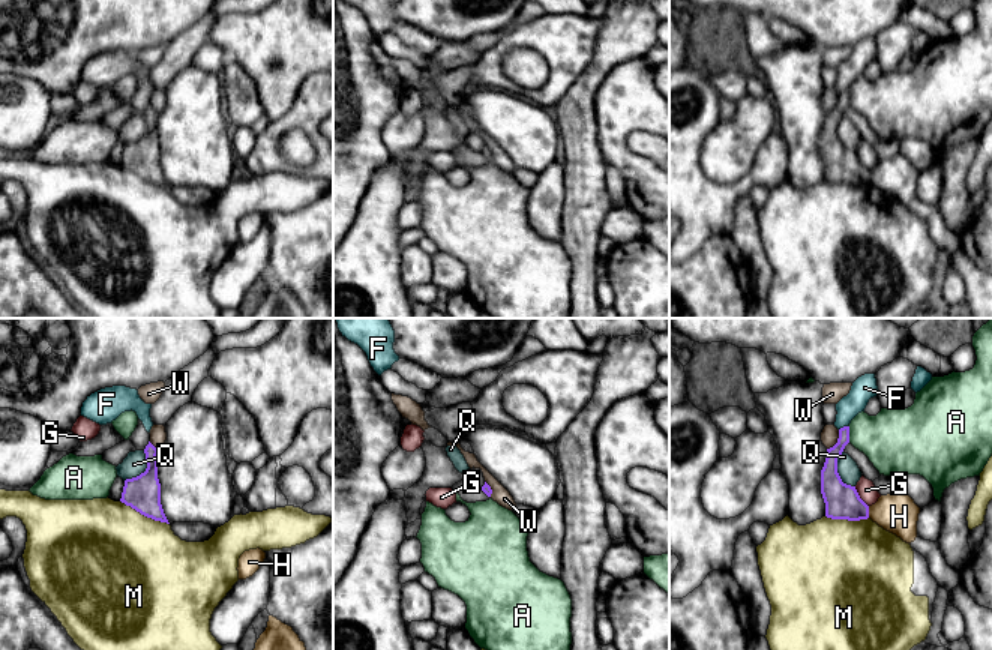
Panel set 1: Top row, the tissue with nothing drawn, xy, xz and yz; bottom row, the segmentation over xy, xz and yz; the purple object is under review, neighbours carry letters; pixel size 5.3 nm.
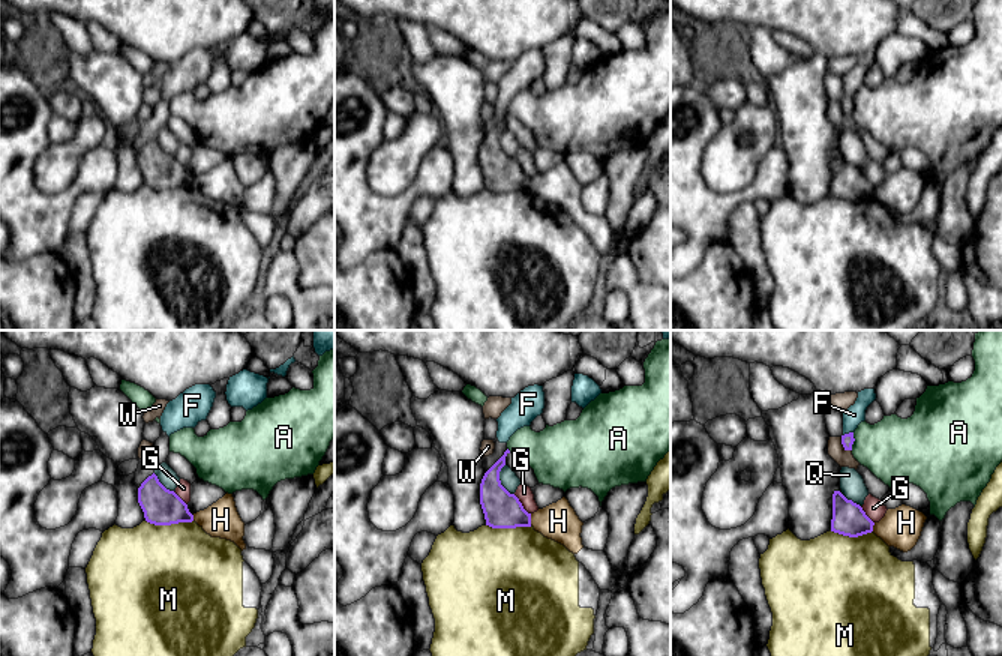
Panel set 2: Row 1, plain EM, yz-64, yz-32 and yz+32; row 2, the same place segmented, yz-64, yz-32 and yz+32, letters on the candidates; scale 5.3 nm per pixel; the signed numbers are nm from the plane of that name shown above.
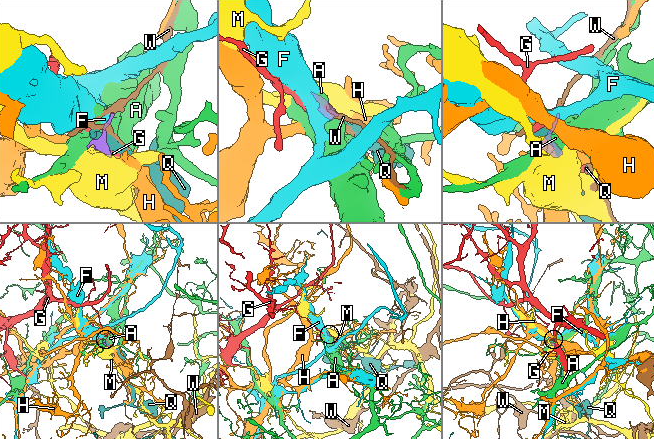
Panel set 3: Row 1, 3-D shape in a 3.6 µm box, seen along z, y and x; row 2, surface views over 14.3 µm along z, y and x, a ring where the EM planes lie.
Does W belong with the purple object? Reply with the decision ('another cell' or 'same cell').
another cell

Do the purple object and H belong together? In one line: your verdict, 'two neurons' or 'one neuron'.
two neurons

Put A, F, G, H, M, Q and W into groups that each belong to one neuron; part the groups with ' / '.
A / F / G / H / M / Q / W

